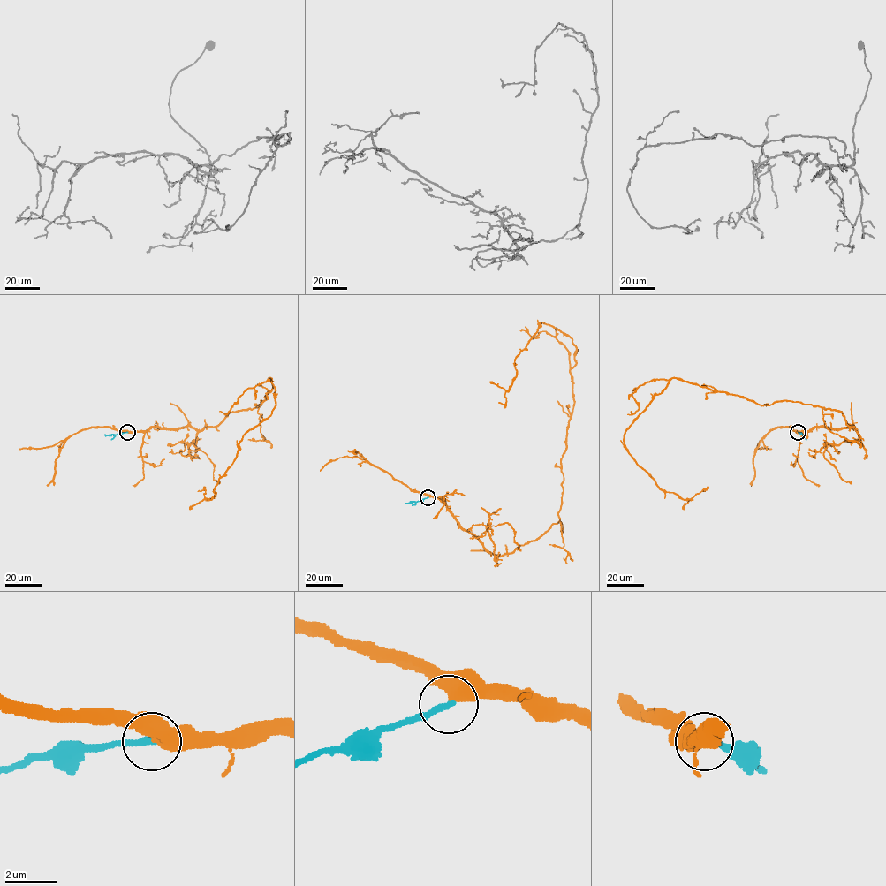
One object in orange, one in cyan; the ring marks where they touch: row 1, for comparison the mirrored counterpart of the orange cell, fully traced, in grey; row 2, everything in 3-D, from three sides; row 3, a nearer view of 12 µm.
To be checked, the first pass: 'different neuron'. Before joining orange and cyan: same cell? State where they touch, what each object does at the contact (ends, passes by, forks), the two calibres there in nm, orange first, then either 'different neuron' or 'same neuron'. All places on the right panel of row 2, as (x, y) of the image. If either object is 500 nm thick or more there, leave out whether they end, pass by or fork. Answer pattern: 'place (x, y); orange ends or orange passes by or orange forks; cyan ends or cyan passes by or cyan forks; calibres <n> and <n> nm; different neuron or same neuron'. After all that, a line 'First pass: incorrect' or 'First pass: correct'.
place (798, 432); orange passes by; cyan ends; calibres 440 and 240 nm; same neuron
First pass: incorrect

